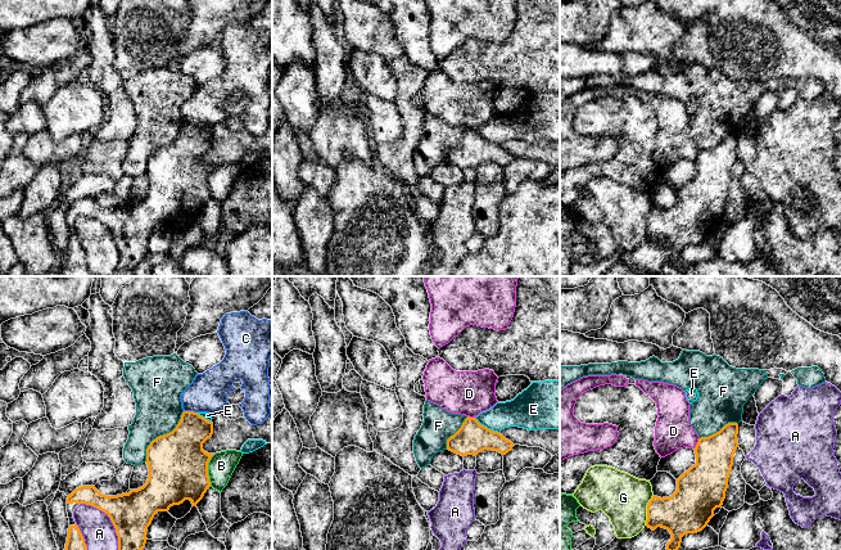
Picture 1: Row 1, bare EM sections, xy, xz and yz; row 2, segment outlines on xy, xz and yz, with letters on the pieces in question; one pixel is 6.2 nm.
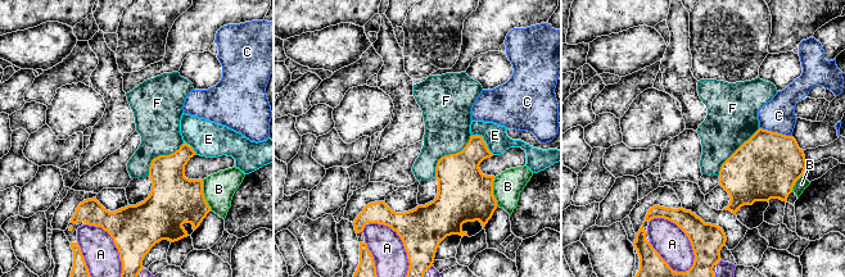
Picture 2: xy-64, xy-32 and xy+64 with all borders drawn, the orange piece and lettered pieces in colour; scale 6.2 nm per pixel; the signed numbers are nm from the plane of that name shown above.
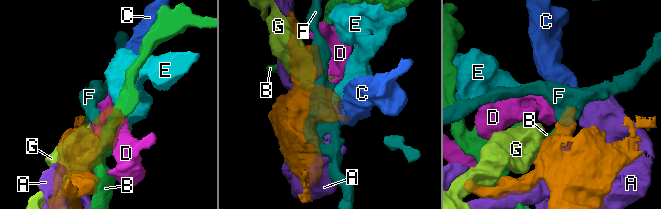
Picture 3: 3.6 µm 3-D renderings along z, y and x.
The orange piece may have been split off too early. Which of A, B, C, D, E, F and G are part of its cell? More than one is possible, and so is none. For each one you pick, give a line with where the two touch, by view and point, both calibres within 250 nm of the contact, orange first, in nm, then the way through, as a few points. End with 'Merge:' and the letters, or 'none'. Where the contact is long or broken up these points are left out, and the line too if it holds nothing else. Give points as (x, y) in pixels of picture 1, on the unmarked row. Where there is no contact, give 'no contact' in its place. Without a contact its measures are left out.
Merge: none

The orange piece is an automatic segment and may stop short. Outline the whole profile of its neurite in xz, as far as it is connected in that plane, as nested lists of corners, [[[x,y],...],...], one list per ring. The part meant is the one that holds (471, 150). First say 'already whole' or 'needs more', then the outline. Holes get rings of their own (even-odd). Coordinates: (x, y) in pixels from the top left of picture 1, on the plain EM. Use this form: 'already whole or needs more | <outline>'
already whole | [[[467,129],[461,140],[447,152],[447,162],[461,167],[474,167],[484,162],[506,167],[515,157],[501,145],[481,138],[475,130]]]

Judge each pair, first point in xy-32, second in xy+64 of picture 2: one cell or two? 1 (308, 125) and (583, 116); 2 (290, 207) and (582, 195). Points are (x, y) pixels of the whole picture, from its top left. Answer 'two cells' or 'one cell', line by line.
1: two cells
2: two cells

